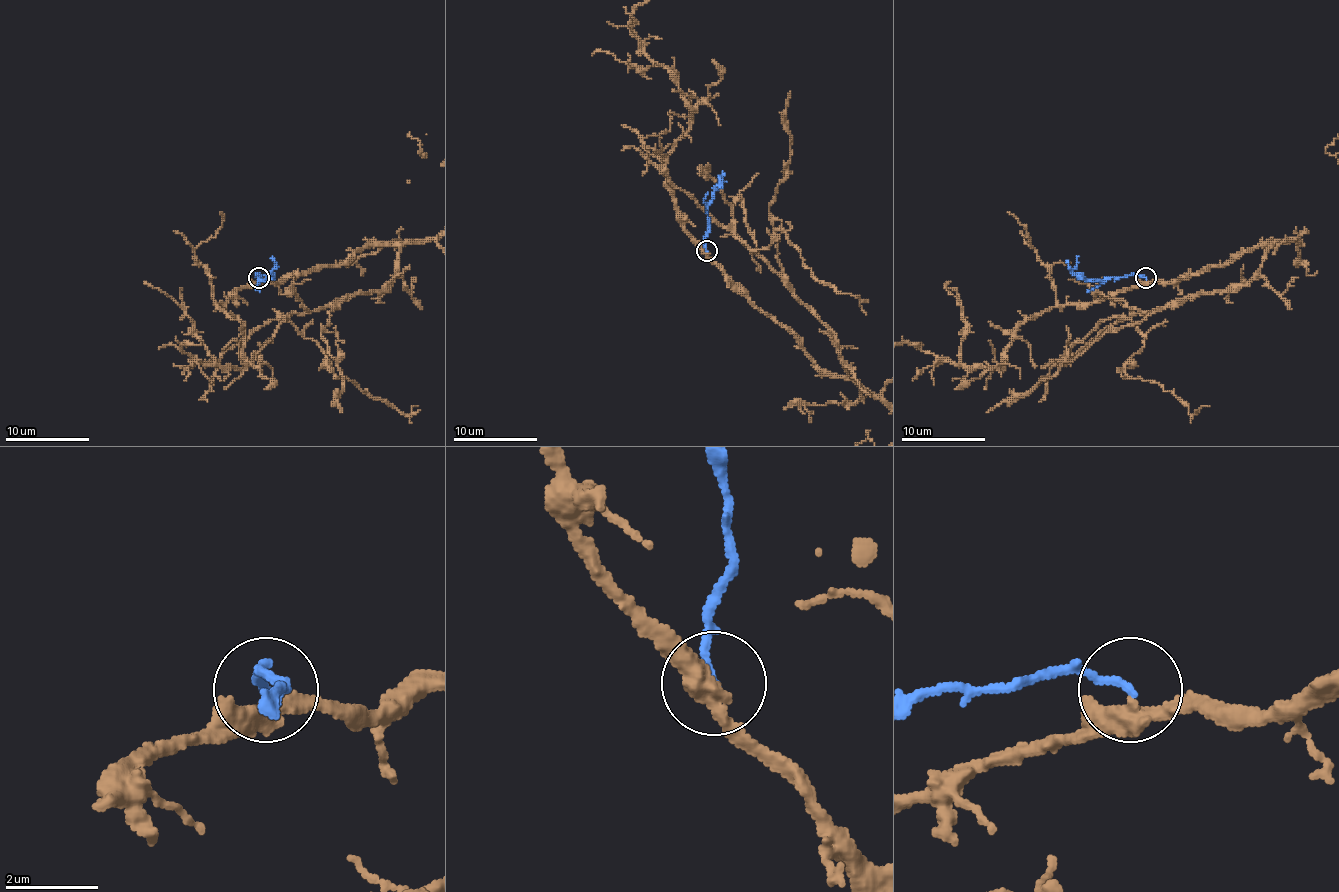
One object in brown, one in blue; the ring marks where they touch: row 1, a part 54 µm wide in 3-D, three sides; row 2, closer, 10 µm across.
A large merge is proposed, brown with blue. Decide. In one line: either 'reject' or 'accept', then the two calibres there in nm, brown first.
accept | 360/160 nm

